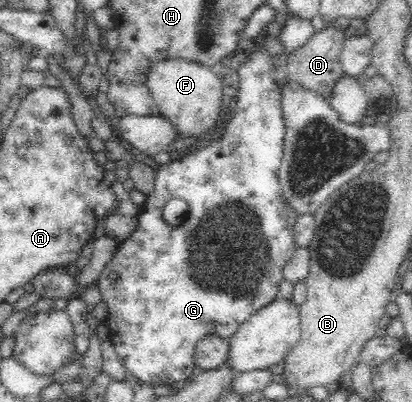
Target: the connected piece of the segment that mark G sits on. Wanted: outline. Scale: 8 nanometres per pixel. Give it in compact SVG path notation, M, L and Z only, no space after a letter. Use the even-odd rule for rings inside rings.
M262 43L249 54L247 58L238 66L236 73L238 76L236 101L231 117L224 125L221 136L210 139L200 150L182 156L180 159L170 161L164 166L156 169L153 191L147 195L147 199L141 207L137 228L125 240L120 242L119 249L103 269L101 276L96 280L102 296L102 302L107 307L107 319L105 324L109 326L109 339L113 343L115 350L121 358L121 362L127 372L131 372L135 378L146 382L146 384L176 385L184 383L196 373L197 368L194 364L194 348L201 339L208 334L213 333L223 339L227 339L237 332L241 324L263 309L267 304L273 303L277 298L277 286L281 280L284 280L284 266L291 260L295 254L296 243L294 242L294 224L298 220L297 212L290 208L290 205L283 197L278 173L281 166L282 156L284 155L284 134L286 131L284 118L282 115L282 86L284 80L279 71L281 63L278 56L273 56ZM171 199L183 199L188 205L189 210L186 213L186 219L178 226L172 226L161 218L165 204ZM111 274L117 275L115 280L111 280Z

